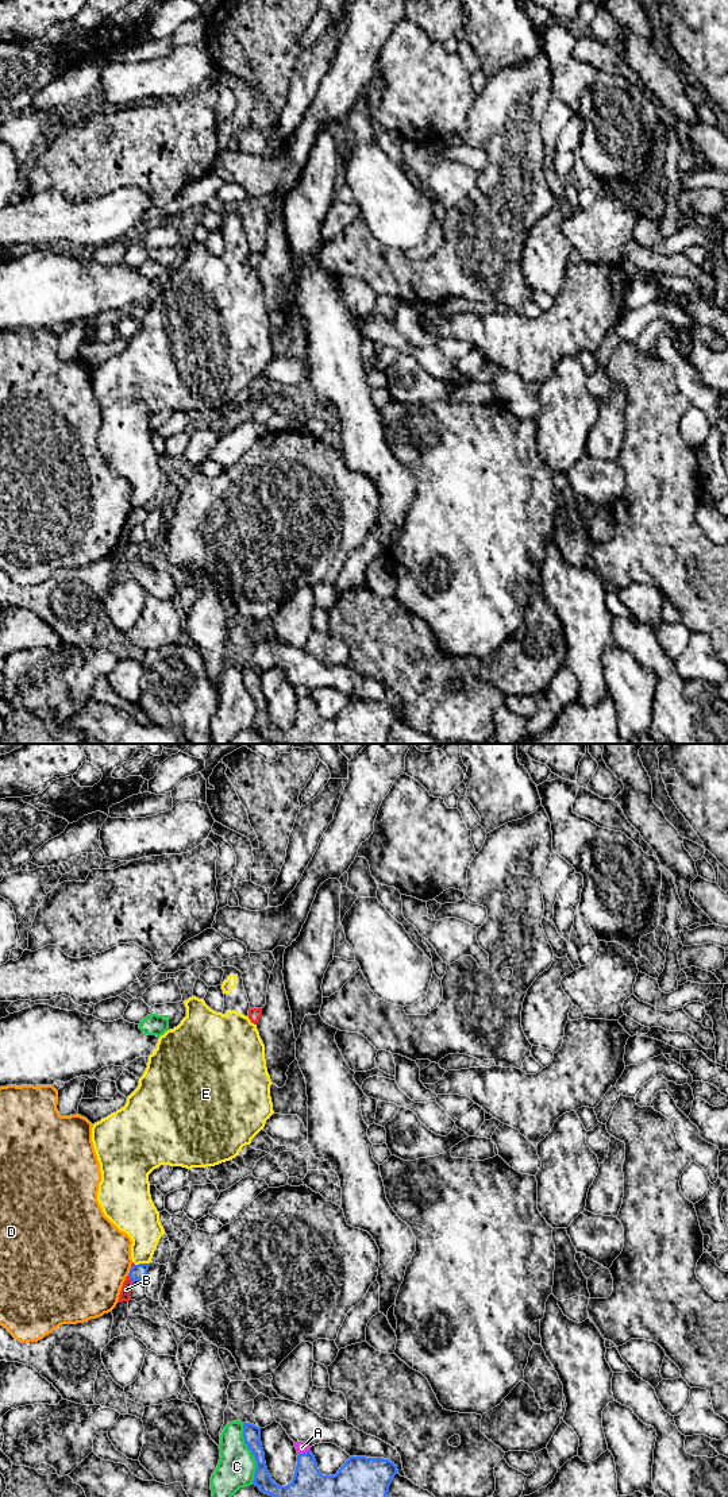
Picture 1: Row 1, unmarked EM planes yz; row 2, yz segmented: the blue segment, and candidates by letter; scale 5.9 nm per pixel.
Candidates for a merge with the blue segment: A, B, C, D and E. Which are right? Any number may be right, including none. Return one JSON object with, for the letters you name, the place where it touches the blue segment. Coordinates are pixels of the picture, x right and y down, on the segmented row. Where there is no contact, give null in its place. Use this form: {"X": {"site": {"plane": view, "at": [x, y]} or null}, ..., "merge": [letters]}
{"merge": []}

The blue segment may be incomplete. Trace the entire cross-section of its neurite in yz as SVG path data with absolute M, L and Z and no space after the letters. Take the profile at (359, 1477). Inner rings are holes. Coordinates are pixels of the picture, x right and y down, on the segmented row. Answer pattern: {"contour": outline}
{"contour": "M243 1423L243 1438L255 1458L257 1470L253 1485L271 1497L389 1497L389 1486L397 1474L397 1466L384 1458L350 1457L335 1475L323 1475L311 1450L297 1455L297 1466L293 1479L286 1486L277 1485L266 1467L265 1452L261 1443L261 1428Z"}

